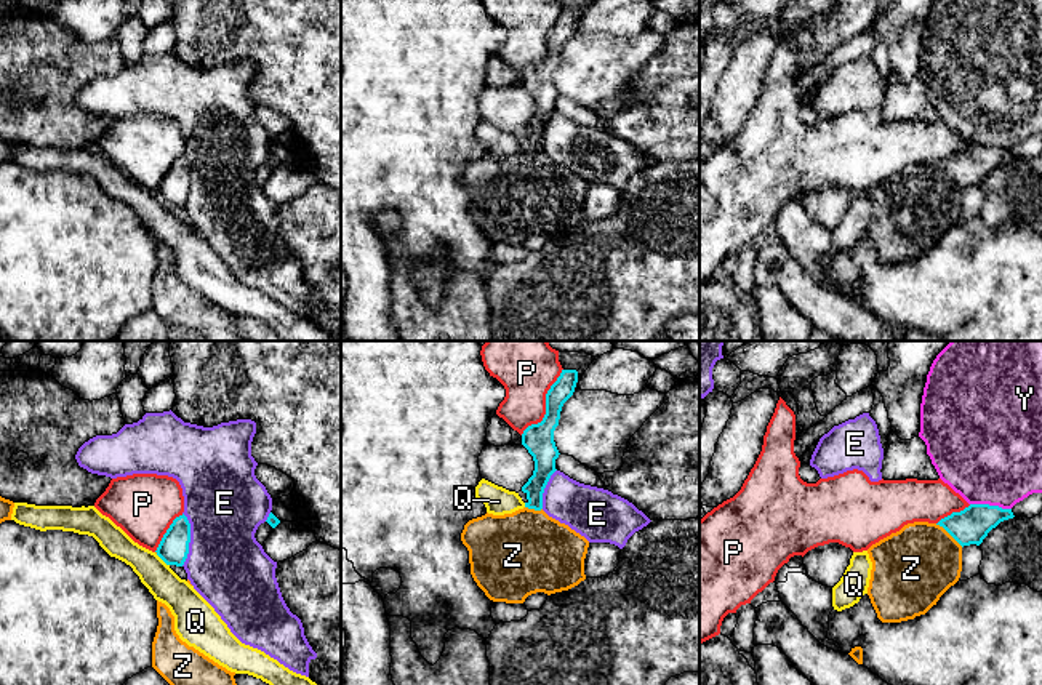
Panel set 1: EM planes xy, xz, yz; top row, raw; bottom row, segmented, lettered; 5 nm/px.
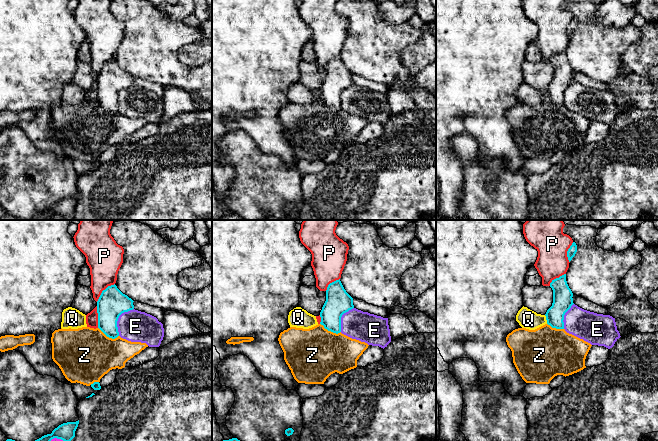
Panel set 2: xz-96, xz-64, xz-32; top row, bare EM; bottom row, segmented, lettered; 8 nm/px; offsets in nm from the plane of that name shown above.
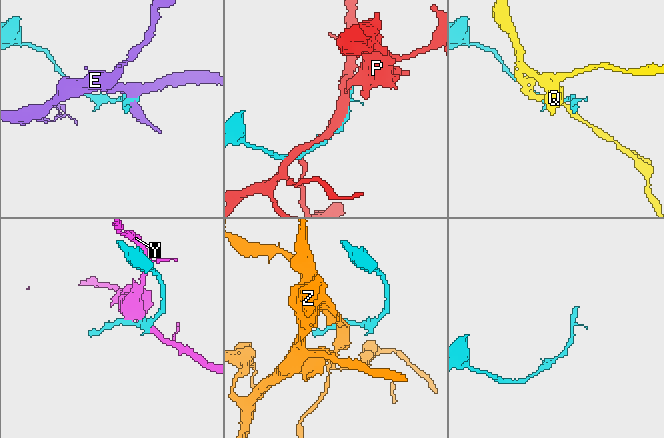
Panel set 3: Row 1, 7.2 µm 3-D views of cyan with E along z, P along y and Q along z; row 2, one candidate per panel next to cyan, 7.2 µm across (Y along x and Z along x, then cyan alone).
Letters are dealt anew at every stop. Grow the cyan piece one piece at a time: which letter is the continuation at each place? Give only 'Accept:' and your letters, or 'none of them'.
Accept: none of them

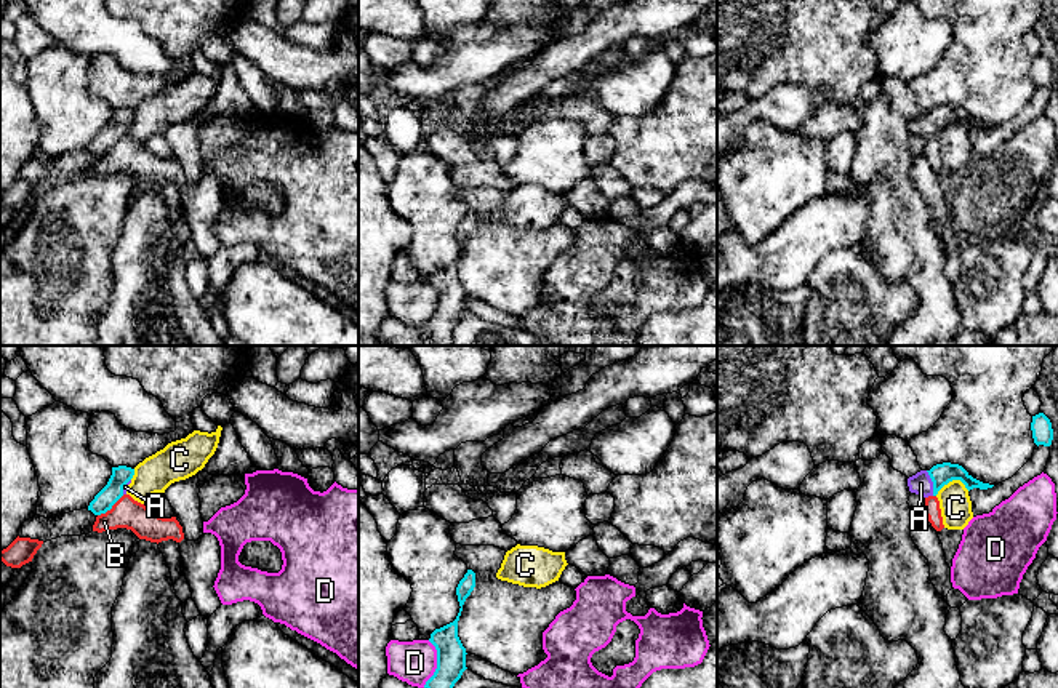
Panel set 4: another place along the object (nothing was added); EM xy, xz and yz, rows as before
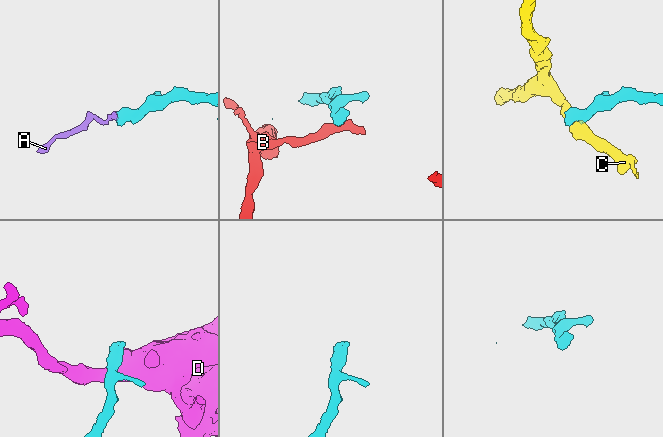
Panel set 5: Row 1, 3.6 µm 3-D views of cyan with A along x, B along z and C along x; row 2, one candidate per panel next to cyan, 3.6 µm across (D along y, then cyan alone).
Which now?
Accept: A

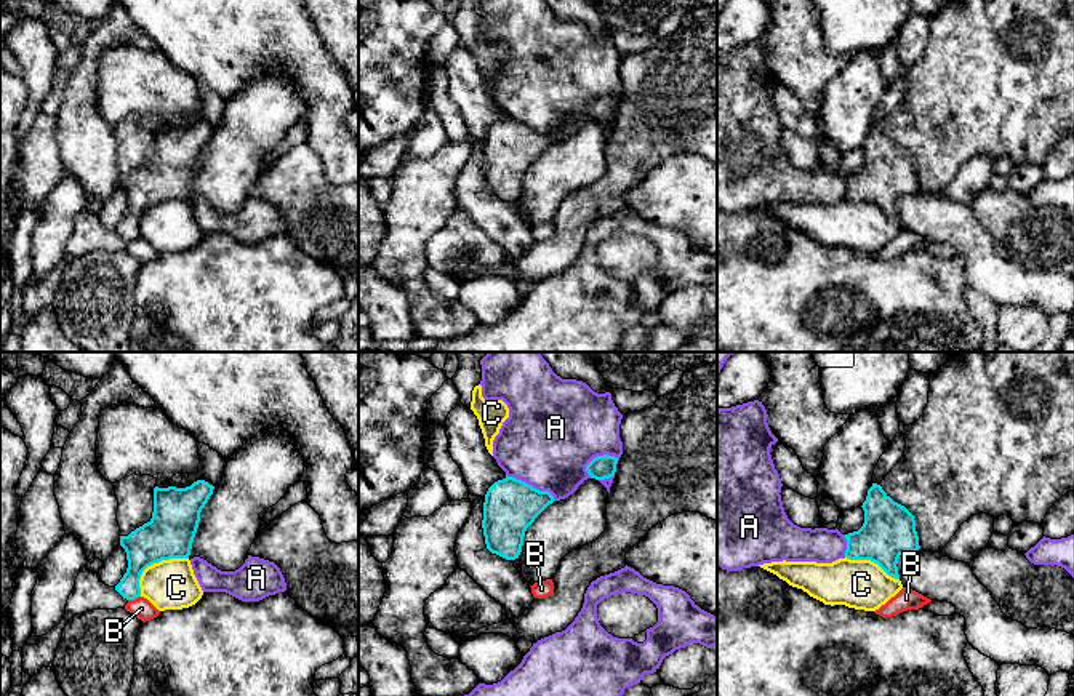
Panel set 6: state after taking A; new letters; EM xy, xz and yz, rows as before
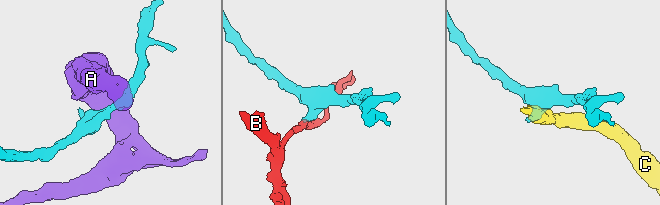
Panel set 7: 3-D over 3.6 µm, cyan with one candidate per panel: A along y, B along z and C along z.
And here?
Accept: none of them

